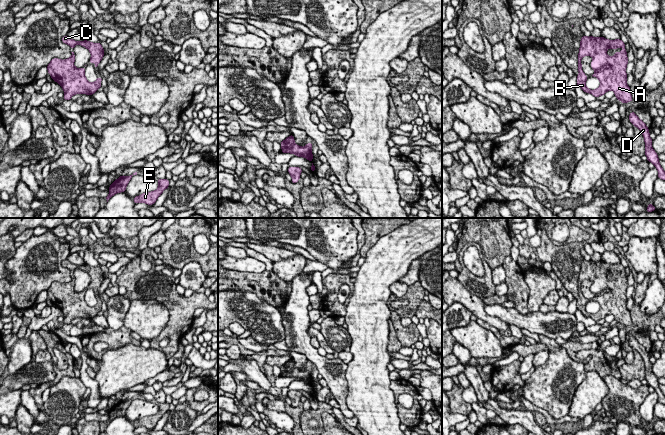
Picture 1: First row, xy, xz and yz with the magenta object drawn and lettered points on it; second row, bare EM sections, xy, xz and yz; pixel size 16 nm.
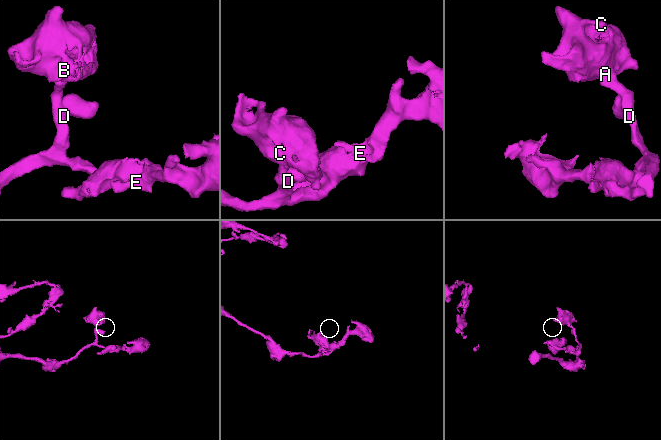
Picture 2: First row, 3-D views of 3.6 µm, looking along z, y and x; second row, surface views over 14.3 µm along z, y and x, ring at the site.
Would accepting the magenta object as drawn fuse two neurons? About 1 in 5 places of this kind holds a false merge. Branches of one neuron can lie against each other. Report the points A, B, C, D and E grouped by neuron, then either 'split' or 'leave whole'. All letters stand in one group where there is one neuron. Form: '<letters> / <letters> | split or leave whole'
A B C D E | leave whole

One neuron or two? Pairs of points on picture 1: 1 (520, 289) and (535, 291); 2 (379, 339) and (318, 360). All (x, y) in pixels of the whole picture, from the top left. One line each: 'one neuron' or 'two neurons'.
1: two neurons
2: two neurons

